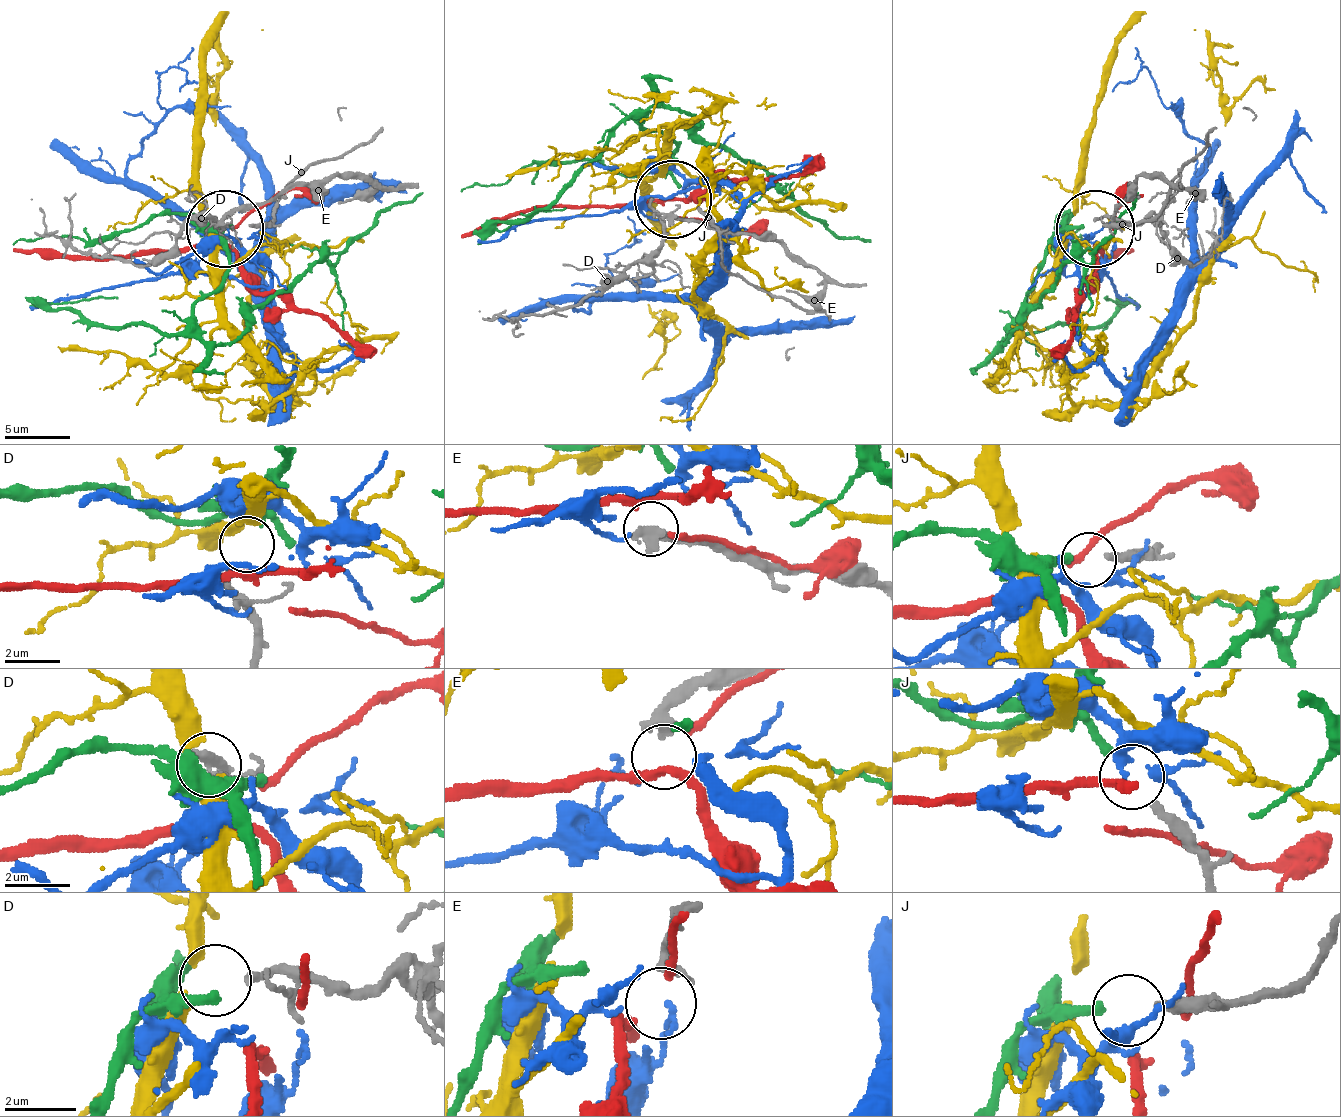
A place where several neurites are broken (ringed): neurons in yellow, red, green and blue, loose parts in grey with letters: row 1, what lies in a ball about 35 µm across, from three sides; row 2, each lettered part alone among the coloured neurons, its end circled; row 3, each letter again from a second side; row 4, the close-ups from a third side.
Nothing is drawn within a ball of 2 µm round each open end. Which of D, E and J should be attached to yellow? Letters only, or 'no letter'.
D

